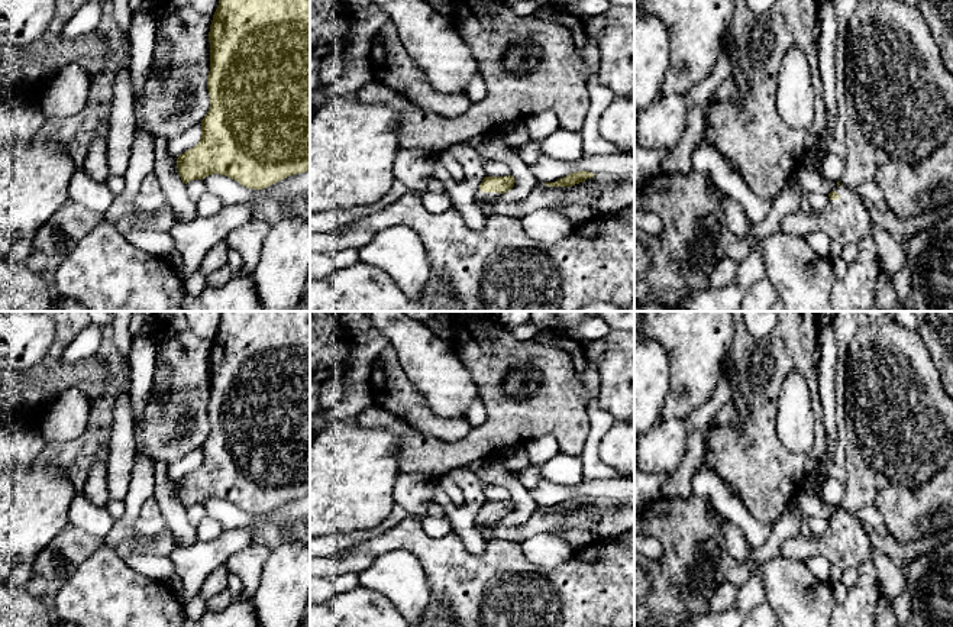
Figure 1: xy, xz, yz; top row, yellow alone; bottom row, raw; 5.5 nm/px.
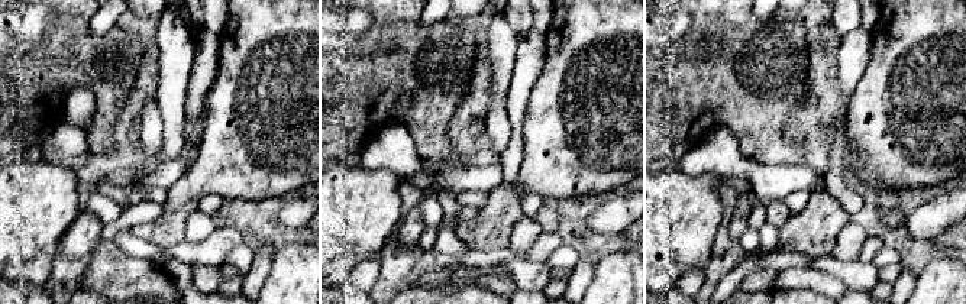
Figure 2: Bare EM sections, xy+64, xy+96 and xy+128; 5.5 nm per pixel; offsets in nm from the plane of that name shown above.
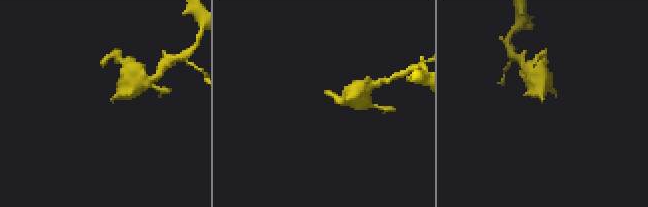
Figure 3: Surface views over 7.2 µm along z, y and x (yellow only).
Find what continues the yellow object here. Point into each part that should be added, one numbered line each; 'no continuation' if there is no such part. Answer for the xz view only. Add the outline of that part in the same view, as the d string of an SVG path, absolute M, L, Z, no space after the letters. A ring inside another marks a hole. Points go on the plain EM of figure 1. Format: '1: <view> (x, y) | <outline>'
1: xz (481, 522) | M478 513L478 516L476 516L476 518L475 518L475 526L476 526L476 529L484 529L484 527L487 527L487 529L494 529L494 527L497 527L497 524L501 521L501 518L500 517L482 517L479 513Z

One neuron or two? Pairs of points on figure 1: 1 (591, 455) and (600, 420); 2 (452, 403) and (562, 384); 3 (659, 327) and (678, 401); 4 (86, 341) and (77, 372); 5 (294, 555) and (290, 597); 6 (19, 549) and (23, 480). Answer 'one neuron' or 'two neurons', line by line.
1: one neuron
2: two neurons
3: one neuron
4: two neurons
5: one neuron
6: one neuron

